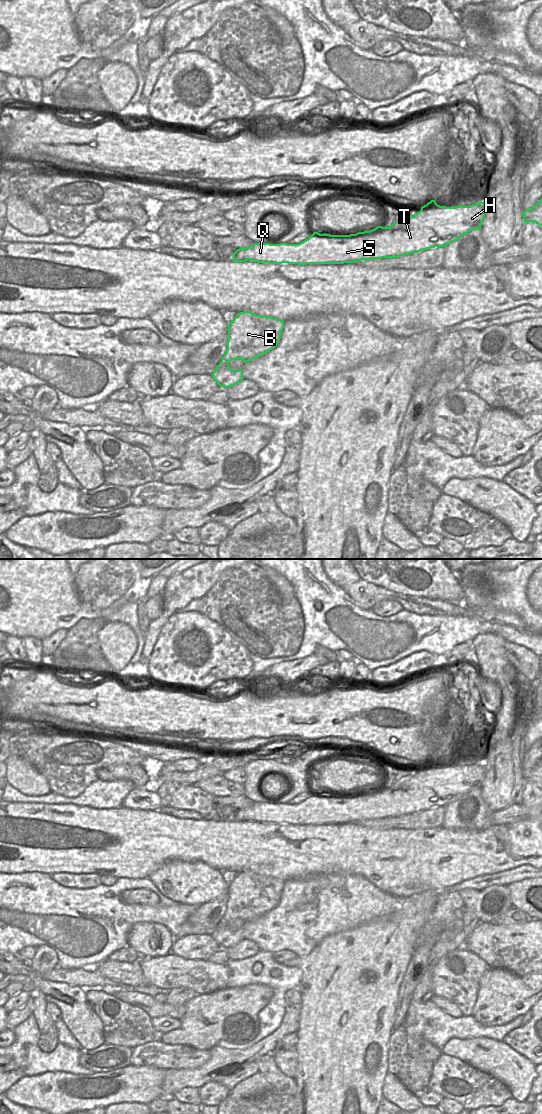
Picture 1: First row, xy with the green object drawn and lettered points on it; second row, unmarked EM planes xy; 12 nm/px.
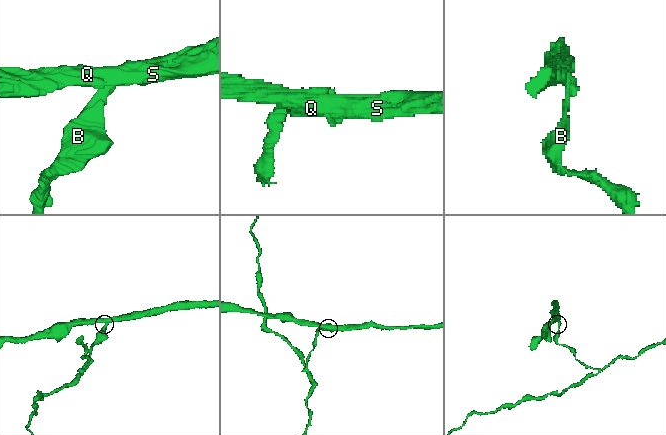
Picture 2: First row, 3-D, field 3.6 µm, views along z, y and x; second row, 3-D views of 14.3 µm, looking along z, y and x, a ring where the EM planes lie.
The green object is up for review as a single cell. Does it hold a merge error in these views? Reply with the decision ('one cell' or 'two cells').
two cells

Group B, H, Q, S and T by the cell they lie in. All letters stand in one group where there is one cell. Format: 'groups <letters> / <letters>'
groups B / H Q S T

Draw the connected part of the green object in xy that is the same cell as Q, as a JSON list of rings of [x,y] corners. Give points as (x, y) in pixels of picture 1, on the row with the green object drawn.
[[[431,200],[421,207],[414,216],[406,216],[393,223],[390,227],[376,228],[350,235],[330,235],[313,232],[299,244],[254,243],[247,248],[239,248],[233,253],[234,262],[251,260],[270,264],[344,264],[361,260],[398,258],[414,252],[420,252],[435,247],[445,247],[463,235],[481,230],[485,217],[485,201],[470,206],[440,206]]]

